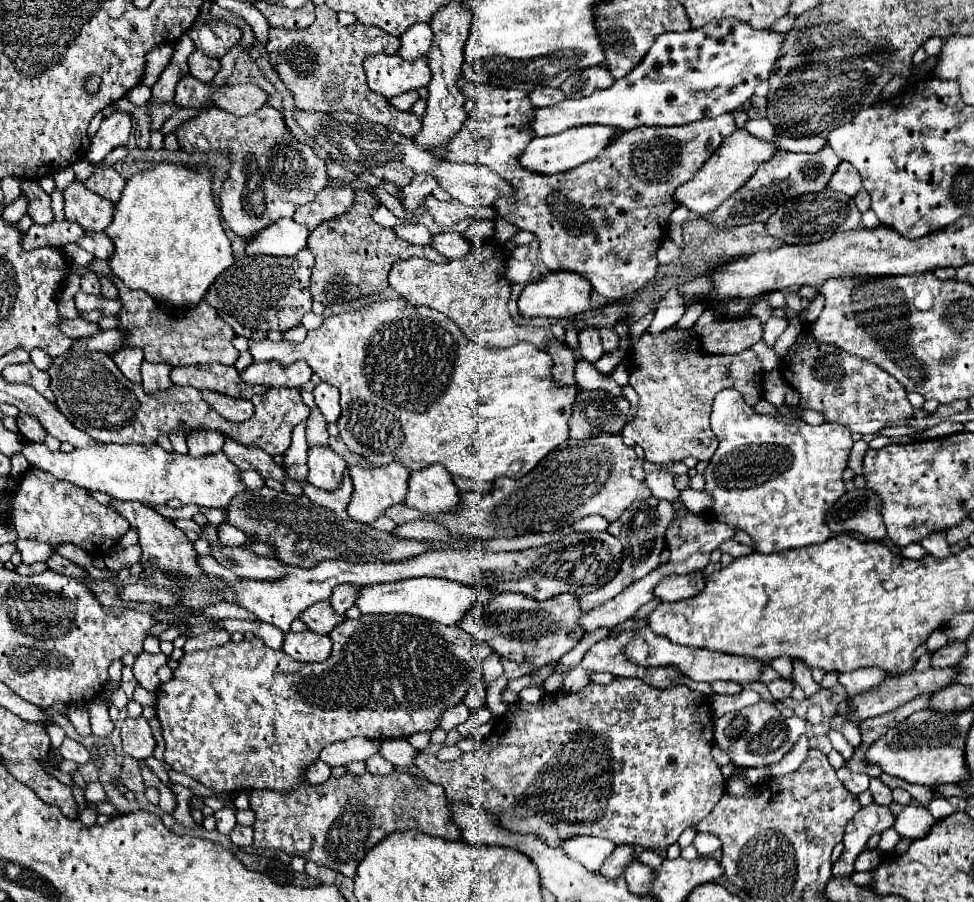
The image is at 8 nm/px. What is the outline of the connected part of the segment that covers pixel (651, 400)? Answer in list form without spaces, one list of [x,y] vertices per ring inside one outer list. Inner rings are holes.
[[[670,327],[656,337],[650,331],[644,331],[638,341],[632,345],[628,353],[628,371],[630,371],[630,387],[638,393],[638,407],[636,407],[636,417],[624,427],[622,435],[632,439],[636,445],[644,449],[644,459],[650,463],[668,463],[668,461],[682,461],[686,457],[694,457],[696,461],[710,461],[718,439],[714,437],[710,429],[710,409],[714,395],[722,389],[736,389],[742,393],[744,401],[748,405],[756,405],[762,399],[762,365],[756,357],[754,351],[746,349],[738,355],[708,355],[702,351],[700,345],[692,347],[690,343],[696,341],[692,337],[694,329],[678,329]]]

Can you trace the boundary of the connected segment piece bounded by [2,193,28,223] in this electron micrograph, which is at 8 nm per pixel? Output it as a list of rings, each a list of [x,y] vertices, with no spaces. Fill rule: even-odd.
[[[20,193],[20,197],[18,197],[16,201],[12,201],[12,203],[4,209],[2,217],[12,219],[12,223],[16,223],[22,215],[26,215],[26,209],[28,209],[28,195],[26,195],[26,193]]]

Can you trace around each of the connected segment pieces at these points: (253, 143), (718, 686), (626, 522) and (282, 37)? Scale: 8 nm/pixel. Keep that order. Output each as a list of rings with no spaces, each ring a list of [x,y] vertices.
[[[264,105],[258,113],[236,117],[212,107],[174,131],[186,151],[226,151],[232,157],[230,177],[220,191],[220,209],[228,227],[244,241],[282,217],[292,217],[298,205],[314,199],[328,181],[326,163],[312,147],[298,143],[284,127],[282,113]]]
[[[730,681],[712,683],[712,693],[718,693],[718,695],[738,695],[740,691],[742,691],[742,685],[738,683],[730,683]]]
[[[648,497],[644,501],[634,501],[618,521],[610,523],[608,527],[608,533],[614,535],[620,543],[622,543],[622,551],[624,551],[624,559],[622,559],[622,565],[618,569],[618,573],[614,575],[612,581],[608,581],[604,587],[588,593],[588,595],[582,595],[580,597],[580,605],[584,611],[590,611],[602,603],[606,603],[610,597],[616,597],[626,585],[642,579],[646,573],[654,571],[658,565],[660,565],[660,551],[664,549],[664,531],[668,529],[668,525],[672,523],[674,519],[674,509],[672,509],[672,503],[668,501],[660,501],[660,499],[654,499],[654,497]]]
[[[318,5],[316,7],[316,21],[304,29],[304,31],[288,31],[288,29],[270,29],[270,41],[266,45],[266,51],[270,55],[270,63],[274,67],[274,71],[278,73],[278,77],[282,79],[282,83],[288,87],[288,91],[294,95],[296,105],[300,105],[302,109],[308,111],[320,111],[320,113],[336,113],[336,111],[350,111],[362,119],[380,123],[388,129],[394,129],[406,137],[414,137],[414,133],[418,133],[422,129],[422,119],[418,115],[414,115],[412,111],[400,111],[396,107],[390,105],[388,97],[374,93],[368,83],[366,83],[366,73],[364,73],[364,61],[370,55],[398,55],[398,45],[400,39],[394,35],[388,35],[386,31],[378,29],[378,27],[366,27],[362,23],[354,23],[354,25],[340,25],[336,11],[332,11],[328,5]]]

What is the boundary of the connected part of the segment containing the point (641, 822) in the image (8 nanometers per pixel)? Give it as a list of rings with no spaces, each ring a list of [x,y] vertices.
[[[614,677],[608,685],[586,685],[584,689],[576,693],[566,693],[566,691],[556,691],[550,695],[544,695],[538,703],[524,703],[516,701],[510,705],[510,709],[498,717],[494,723],[494,729],[488,737],[482,739],[480,747],[472,753],[462,753],[456,761],[442,763],[436,759],[436,755],[428,753],[418,753],[414,759],[414,765],[424,773],[424,777],[432,783],[438,783],[444,787],[446,797],[450,803],[470,803],[470,805],[482,805],[488,813],[498,817],[498,823],[502,829],[508,829],[512,833],[522,833],[522,835],[536,835],[542,843],[548,847],[558,849],[562,841],[572,839],[572,837],[582,837],[582,835],[592,835],[592,837],[604,837],[610,839],[612,843],[630,843],[636,847],[652,849],[652,851],[666,851],[672,843],[678,841],[680,833],[686,827],[698,825],[718,803],[718,797],[724,793],[724,775],[716,761],[712,759],[712,747],[714,747],[714,717],[710,711],[710,701],[706,695],[698,691],[690,691],[686,687],[670,687],[670,689],[654,689],[646,685],[644,681],[632,677]]]

